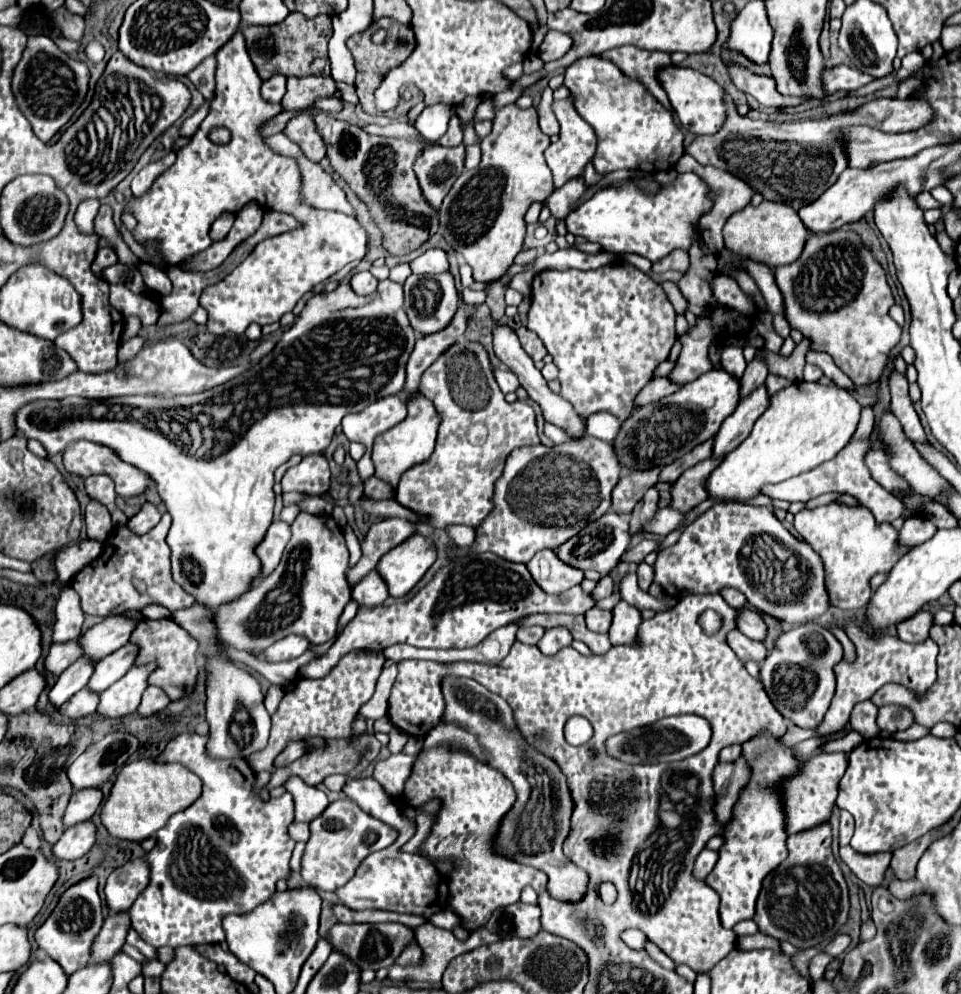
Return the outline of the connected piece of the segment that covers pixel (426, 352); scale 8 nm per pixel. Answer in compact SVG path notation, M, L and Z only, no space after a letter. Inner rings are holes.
M464 305L458 309L456 313L456 319L452 319L452 323L444 329L444 331L438 331L436 335L426 335L426 337L418 337L416 341L416 347L410 355L410 361L406 365L406 387L404 387L404 393L408 395L414 395L418 391L418 383L420 383L420 377L422 373L448 349L452 347L458 337L464 335L466 331L466 317L470 313L474 313L476 307L474 305Z

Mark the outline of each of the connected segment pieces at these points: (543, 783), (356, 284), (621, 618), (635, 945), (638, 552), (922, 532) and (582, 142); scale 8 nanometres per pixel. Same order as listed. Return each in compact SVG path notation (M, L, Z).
M446 676L440 681L442 687L442 695L444 695L444 717L440 719L440 723L429 732L425 739L423 750L431 749L440 745L451 745L458 749L466 749L470 751L476 759L484 761L486 765L492 765L494 769L500 769L514 785L516 789L516 803L512 807L512 811L504 817L502 827L500 827L500 835L496 841L496 849L510 859L516 859L518 863L526 863L532 865L536 869L542 869L542 865L564 865L566 871L570 871L576 867L564 853L562 853L562 845L564 839L570 833L570 817L572 817L572 809L574 809L574 801L568 789L568 781L564 777L564 773L560 771L558 763L554 759L550 759L548 755L540 753L538 749L534 749L524 735L520 733L512 709L510 705L490 693L488 689L456 689L454 686L454 678Z
M370 271L356 273L356 275L352 275L352 279L350 279L350 287L352 287L352 291L358 293L358 295L370 295L372 291L376 291L376 283L378 283L378 281L372 277Z
M620 601L612 609L612 625L610 625L610 641L612 645L628 645L634 641L638 625L642 623L640 611L626 601Z
M626 929L626 931L620 933L620 937L622 937L622 941L624 941L628 947L632 947L632 949L644 949L646 935L644 935L642 931L638 931L638 929Z
M640 541L638 545L630 547L630 549L622 555L620 561L626 561L626 563L642 563L648 553L652 553L652 551L658 549L658 545L660 545L658 541Z
M908 519L904 521L902 529L898 531L898 545L900 547L914 547L922 541L928 541L936 533L936 525L930 519Z
M564 99L564 101L554 101L552 109L556 111L556 118L560 125L558 141L551 143L546 149L546 163L552 169L554 189L560 189L566 181L582 177L586 165L592 161L594 153L596 153L596 133L592 131L592 127L576 113L576 109L572 107L572 99Z

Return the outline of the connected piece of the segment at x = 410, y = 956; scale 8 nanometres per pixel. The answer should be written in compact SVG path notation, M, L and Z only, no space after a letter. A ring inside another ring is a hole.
M412 943L412 947L406 947L404 955L400 955L400 959L396 961L398 965L408 965L408 963L418 963L422 959L422 951L418 947L418 943Z

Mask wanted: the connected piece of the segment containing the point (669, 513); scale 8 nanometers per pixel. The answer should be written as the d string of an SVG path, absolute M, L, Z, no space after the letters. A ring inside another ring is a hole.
M662 507L656 511L656 515L642 525L642 531L658 535L658 537L666 537L668 533L676 531L678 527L682 527L686 523L686 515L672 509L672 507Z

